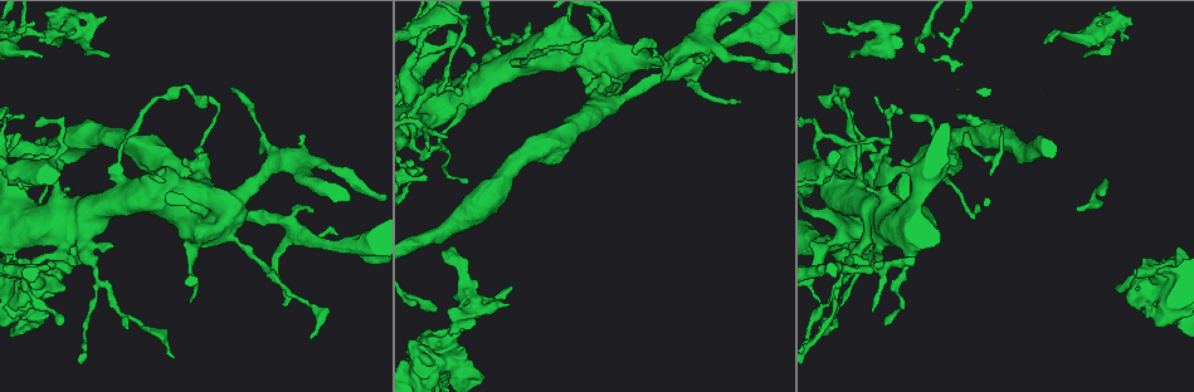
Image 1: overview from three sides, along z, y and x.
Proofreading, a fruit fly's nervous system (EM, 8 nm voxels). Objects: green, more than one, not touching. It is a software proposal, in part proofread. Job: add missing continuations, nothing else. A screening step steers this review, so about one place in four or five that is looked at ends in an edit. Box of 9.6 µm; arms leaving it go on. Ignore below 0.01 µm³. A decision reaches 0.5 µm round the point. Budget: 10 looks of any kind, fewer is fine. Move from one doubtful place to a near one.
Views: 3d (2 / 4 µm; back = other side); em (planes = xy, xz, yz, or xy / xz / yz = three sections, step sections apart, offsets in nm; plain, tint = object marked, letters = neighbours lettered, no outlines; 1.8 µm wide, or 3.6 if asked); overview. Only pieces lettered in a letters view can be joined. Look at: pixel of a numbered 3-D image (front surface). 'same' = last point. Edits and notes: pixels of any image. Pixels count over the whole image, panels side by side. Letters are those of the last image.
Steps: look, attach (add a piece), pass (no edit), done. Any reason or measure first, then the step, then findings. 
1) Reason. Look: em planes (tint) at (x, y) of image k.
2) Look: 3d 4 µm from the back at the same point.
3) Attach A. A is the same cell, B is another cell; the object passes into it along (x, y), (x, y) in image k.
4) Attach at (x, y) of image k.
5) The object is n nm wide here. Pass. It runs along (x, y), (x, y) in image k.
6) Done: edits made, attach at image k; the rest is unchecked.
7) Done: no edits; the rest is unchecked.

An open end. Look: em planes (letters) at (1046, 43) of image 1.

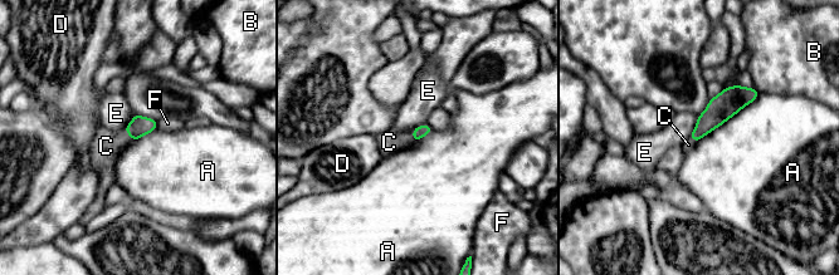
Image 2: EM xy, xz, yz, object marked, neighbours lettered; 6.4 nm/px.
The longest contact is with A, 500 nm. Attach C. C is the same cell, A, B, D, E and F are other cells; the object passes into it along (140, 126), (128, 134), (106, 146) in image 2; the cell continues.

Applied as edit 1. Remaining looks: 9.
Look: em planes (letters) at (1117, 284) of image 1.

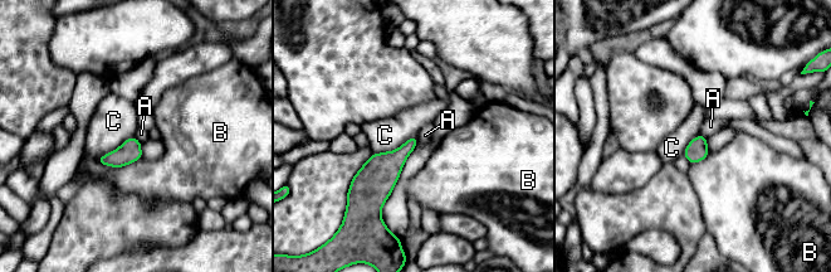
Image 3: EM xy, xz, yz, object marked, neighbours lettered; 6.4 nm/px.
Pass. A, B and C are other cells; a border runs along (416, 135), (396, 149), (372, 154) in image 3; none of them fits.

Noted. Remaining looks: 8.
End of a long branch. Look: em yz step 8 (letters) at (1104, 178) of image 1.

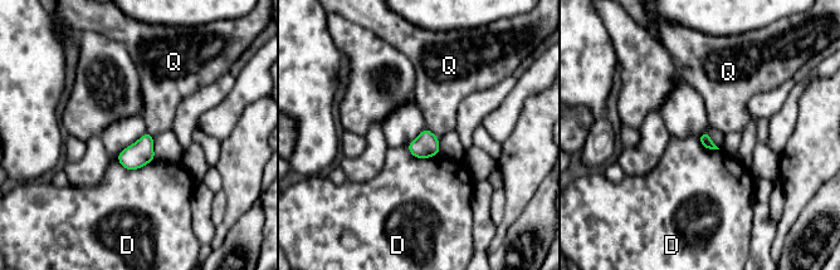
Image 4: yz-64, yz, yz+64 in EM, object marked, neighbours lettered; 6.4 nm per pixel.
Another direction. Look: em planes (letters) at the same point.

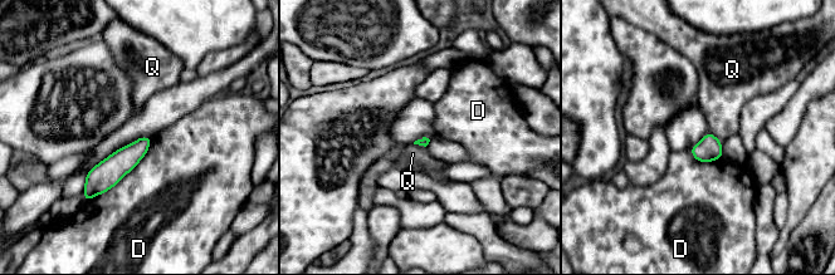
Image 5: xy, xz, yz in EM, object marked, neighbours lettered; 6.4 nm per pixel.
Pass. D and Q are other cells; no lettered piece goes on from it.

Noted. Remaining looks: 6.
Thick turns thin. Look: 3d 4 µm at (836, 239) of image 1.

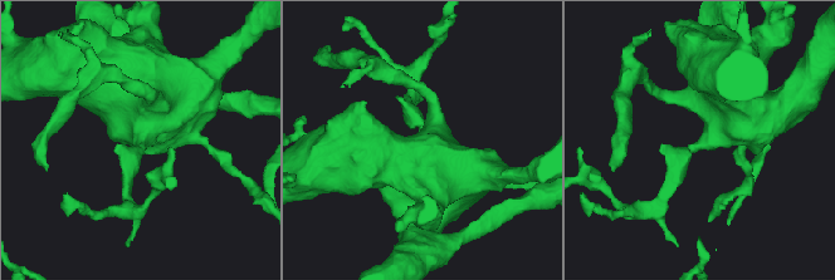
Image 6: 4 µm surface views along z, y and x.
Shape alone is not enough. Look: em 3.6 µm yz step 4 (tint) at (702, 142) of image 6.

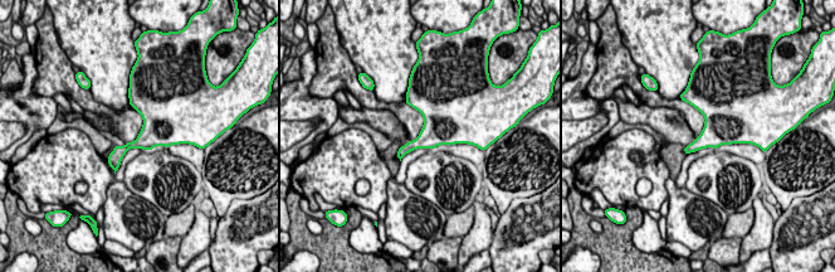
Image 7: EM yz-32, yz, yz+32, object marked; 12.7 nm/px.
Look: em 3.6 µm planes (letters) at the same point.

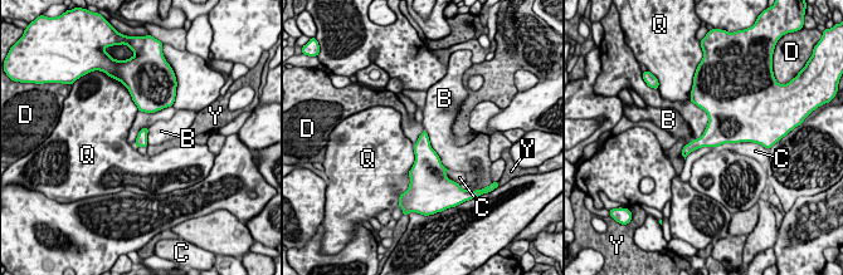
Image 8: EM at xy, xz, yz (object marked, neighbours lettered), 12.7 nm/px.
The longest contact is with D, 500 nm. Pass. B, C, D, Q and Y are other cells; a border runs along (690, 101), (707, 116), (696, 140) in image 8; no lettered piece goes on from it.

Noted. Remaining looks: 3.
Free end. Look: 3d 2 µm at (846, 57) of image 1.

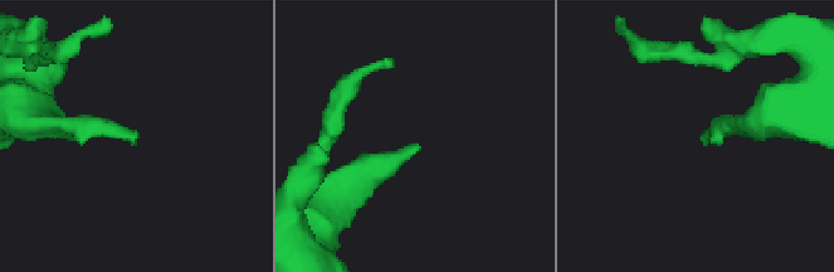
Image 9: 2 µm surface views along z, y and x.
Look: em planes (letters) at (420, 147) of image 9.

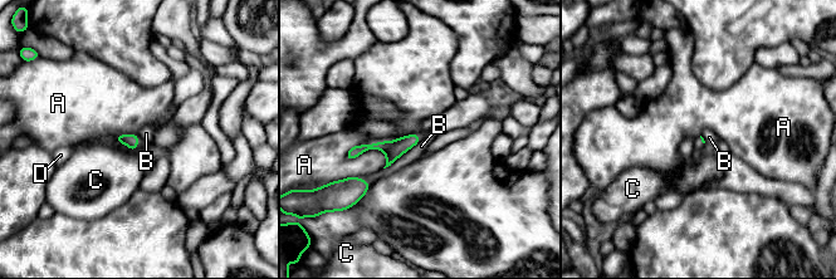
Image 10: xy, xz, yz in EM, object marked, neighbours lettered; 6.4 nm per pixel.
Pass. A, B, C and D are other cells; it runs along (416, 138), (350, 156) in image 10; no lettered piece goes on from it.

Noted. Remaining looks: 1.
Done: edits made, attach at image 2; the rest is unchecked.

